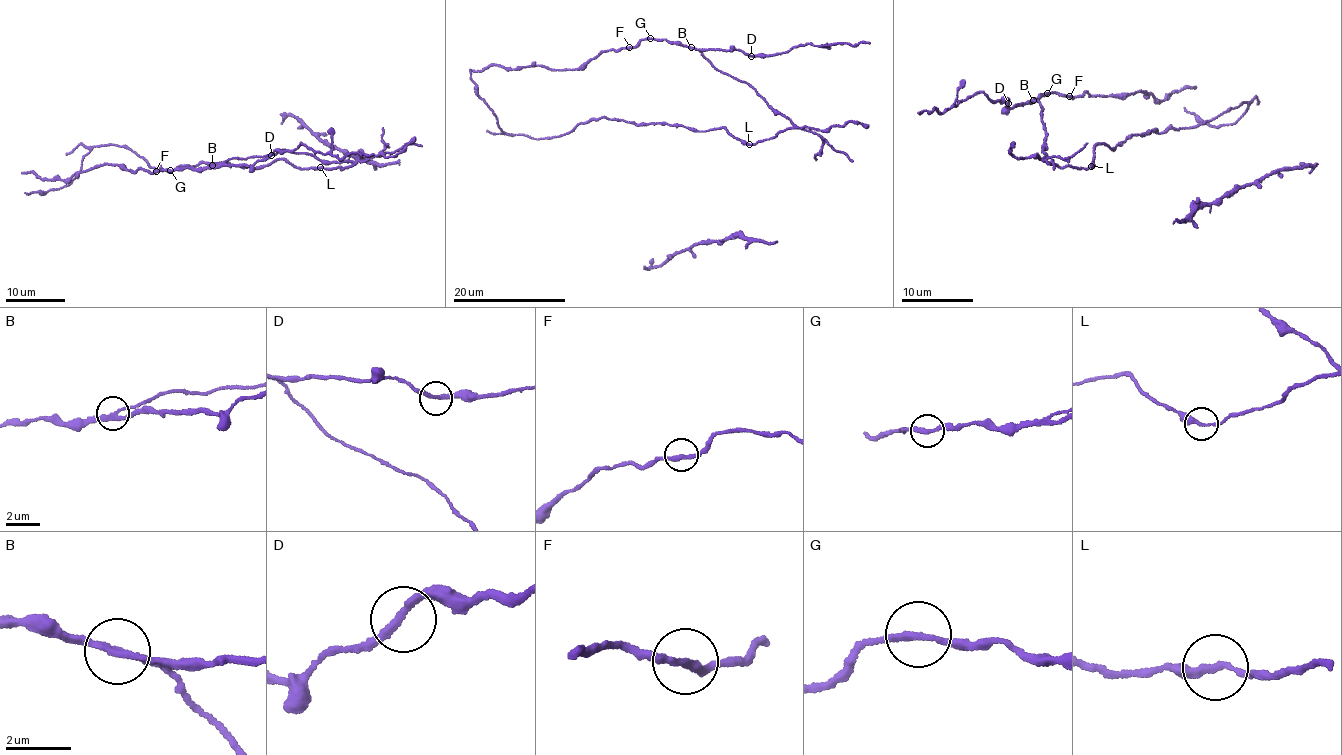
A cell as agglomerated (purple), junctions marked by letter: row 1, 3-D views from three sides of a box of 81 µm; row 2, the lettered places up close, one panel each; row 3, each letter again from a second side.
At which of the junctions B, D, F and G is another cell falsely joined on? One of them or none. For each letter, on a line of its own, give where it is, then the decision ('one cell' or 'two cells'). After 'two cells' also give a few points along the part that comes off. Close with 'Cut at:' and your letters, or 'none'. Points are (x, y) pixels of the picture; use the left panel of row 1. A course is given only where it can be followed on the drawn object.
B: place (212, 165); two cells; course (213, 166), (286, 151), (352, 164), (199, 162), (169, 171), (108, 144), (95, 145), (61, 188), (24, 193)
D: place (271, 155); one cell
F: place (156, 171); one cell
G: place (170, 170); one cell
Cut at: B

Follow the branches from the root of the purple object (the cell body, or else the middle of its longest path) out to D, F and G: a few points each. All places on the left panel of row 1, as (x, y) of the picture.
D: (342, 168), (352, 164), (322, 160), (305, 153), (288, 150), (222, 162), (251, 167), (271, 155)
F: (342, 168), (352, 164), (322, 160), (305, 153), (278, 151), (262, 156), (227, 159), (203, 169), (156, 171)
G: (342, 168), (352, 164), (322, 160), (305, 153), (278, 151), (262, 156), (227, 159), (203, 169), (170, 170)

